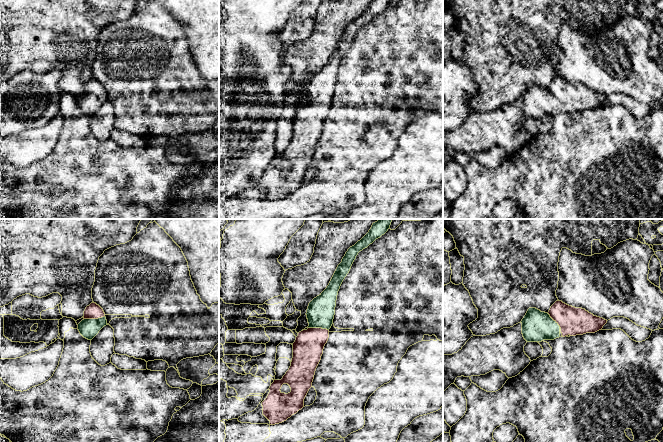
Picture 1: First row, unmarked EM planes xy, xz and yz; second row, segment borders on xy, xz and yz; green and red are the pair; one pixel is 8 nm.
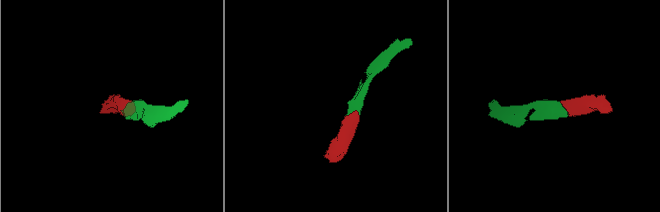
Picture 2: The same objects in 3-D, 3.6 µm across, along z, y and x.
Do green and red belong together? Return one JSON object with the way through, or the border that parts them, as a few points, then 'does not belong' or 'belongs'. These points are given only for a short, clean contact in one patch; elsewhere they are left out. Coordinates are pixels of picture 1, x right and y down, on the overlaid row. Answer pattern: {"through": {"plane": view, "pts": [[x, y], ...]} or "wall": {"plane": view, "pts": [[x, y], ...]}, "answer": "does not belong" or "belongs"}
{"through": {"plane": "xy", "pts": [[89, 328], [94, 319], [93, 311]]}, "answer": "belongs"}

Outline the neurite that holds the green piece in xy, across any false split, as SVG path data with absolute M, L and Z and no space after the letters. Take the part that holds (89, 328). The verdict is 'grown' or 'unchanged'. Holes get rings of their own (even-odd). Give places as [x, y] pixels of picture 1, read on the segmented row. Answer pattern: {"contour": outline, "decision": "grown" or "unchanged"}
{"contour": "M91 303L84 311L84 319L78 324L80 334L92 340L107 324L103 309L96 303Z", "decision": "grown"}

